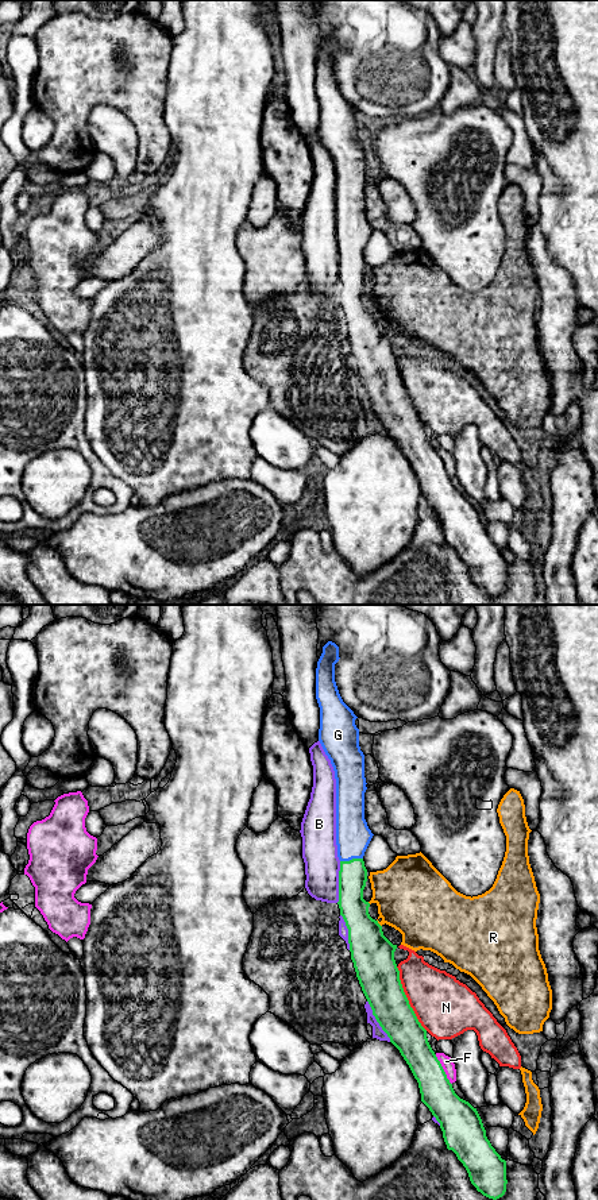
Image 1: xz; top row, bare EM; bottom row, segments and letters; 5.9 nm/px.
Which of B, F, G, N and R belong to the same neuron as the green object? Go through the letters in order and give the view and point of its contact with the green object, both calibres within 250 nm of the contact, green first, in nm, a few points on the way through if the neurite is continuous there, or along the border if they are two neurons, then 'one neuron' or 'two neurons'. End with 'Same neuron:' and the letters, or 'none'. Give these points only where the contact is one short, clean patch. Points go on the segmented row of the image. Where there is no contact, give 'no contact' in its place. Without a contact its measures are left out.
B: contact xz (339, 882); calibres 170 and 200 nm; two neurons
F: contact xz (443, 1069); calibres 190 and 70 nm; border xz (435, 1054), (451, 1084); two neurons
G: contact xz (351, 860); calibres 170 and 200 nm; way xz (352, 875), (351, 860), (352, 834); one neuron
N: contact xz (406, 999); calibres 240 and 360 nm; two neurons
R: contact xz (378, 923); calibres 260 and 420 nm; two neurons
Same neuron: G

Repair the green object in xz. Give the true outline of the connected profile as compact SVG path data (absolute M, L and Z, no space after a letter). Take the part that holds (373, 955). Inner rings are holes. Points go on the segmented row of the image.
M328 641L323 647L323 653L317 661L316 699L320 707L319 741L331 760L336 779L336 845L340 860L337 904L348 929L351 960L373 1015L409 1065L418 1083L421 1101L440 1123L447 1149L452 1150L463 1164L477 1191L489 1199L497 1200L506 1192L506 1161L501 1158L487 1139L477 1108L455 1093L428 1042L427 1030L418 1022L404 992L400 971L394 960L397 945L393 945L383 935L382 926L369 914L370 903L363 899L363 890L367 881L363 856L374 834L364 819L367 783L364 778L364 755L359 746L359 729L355 725L358 717L343 702L335 682L335 664L339 659L339 647Z

